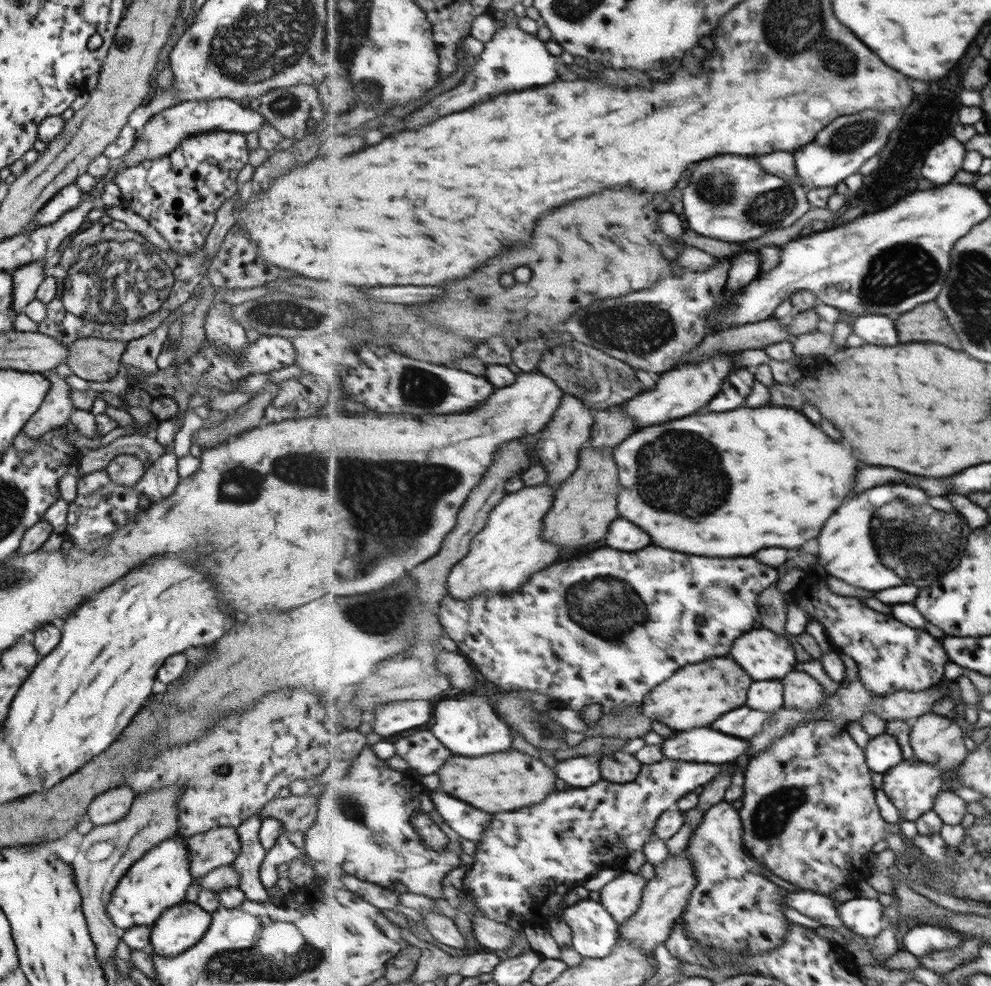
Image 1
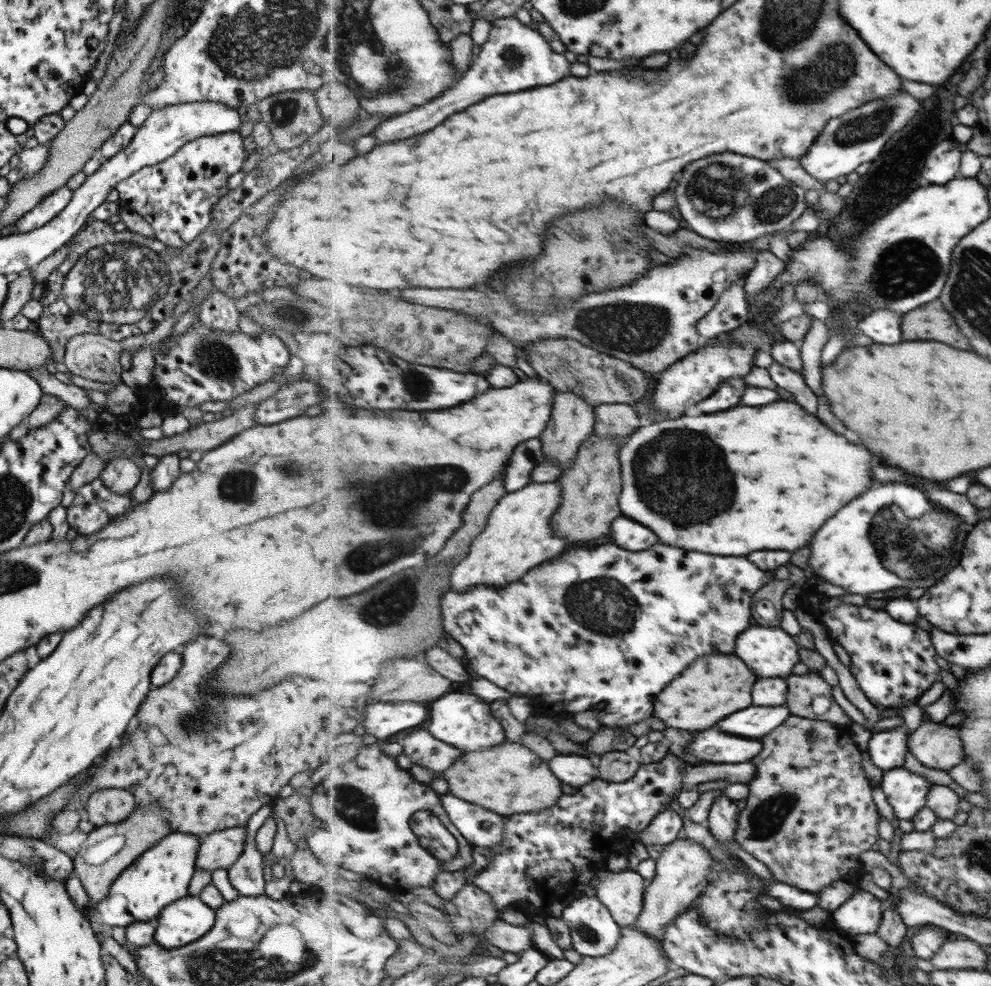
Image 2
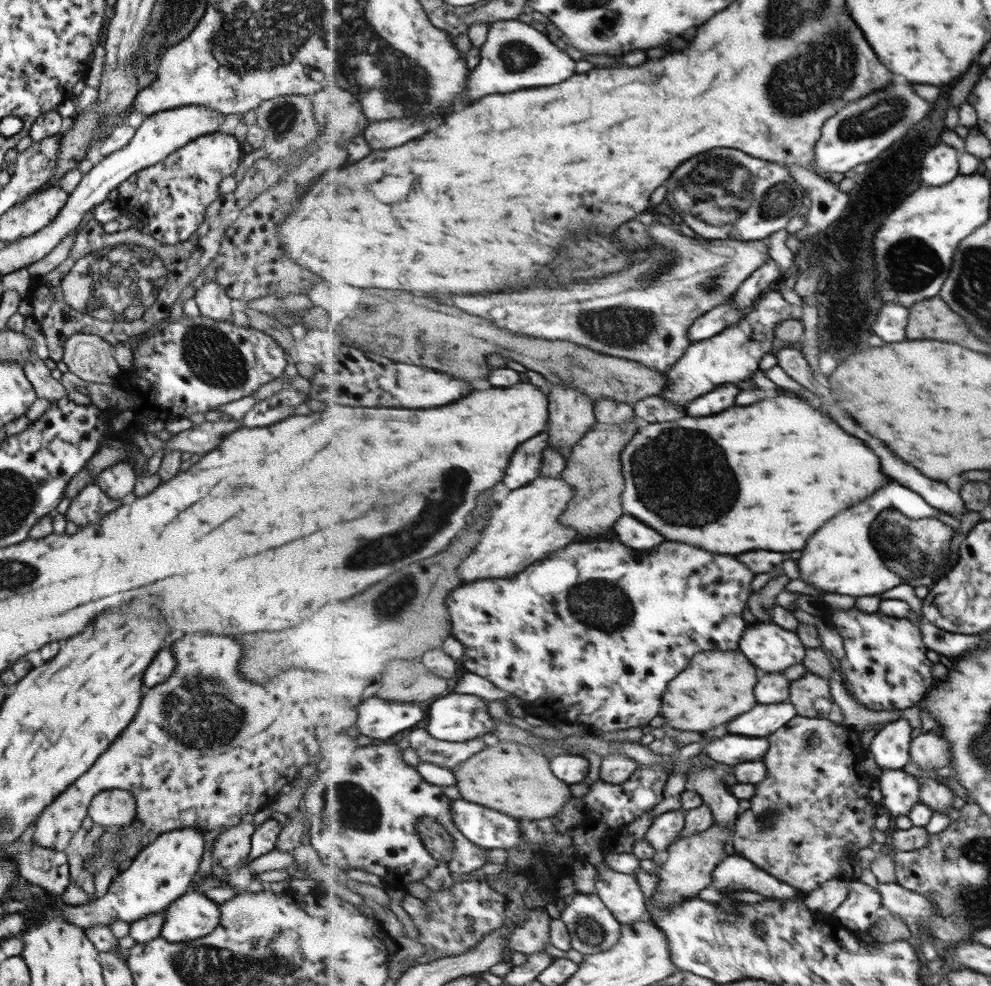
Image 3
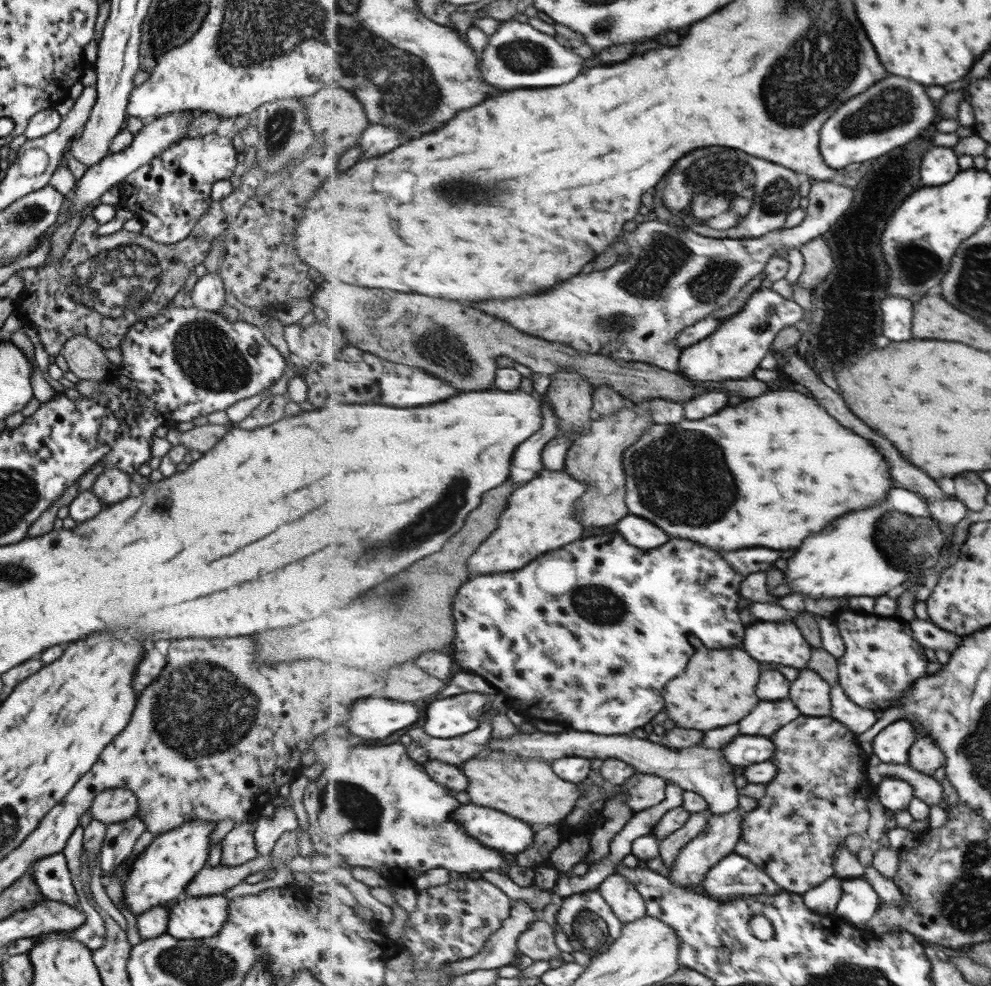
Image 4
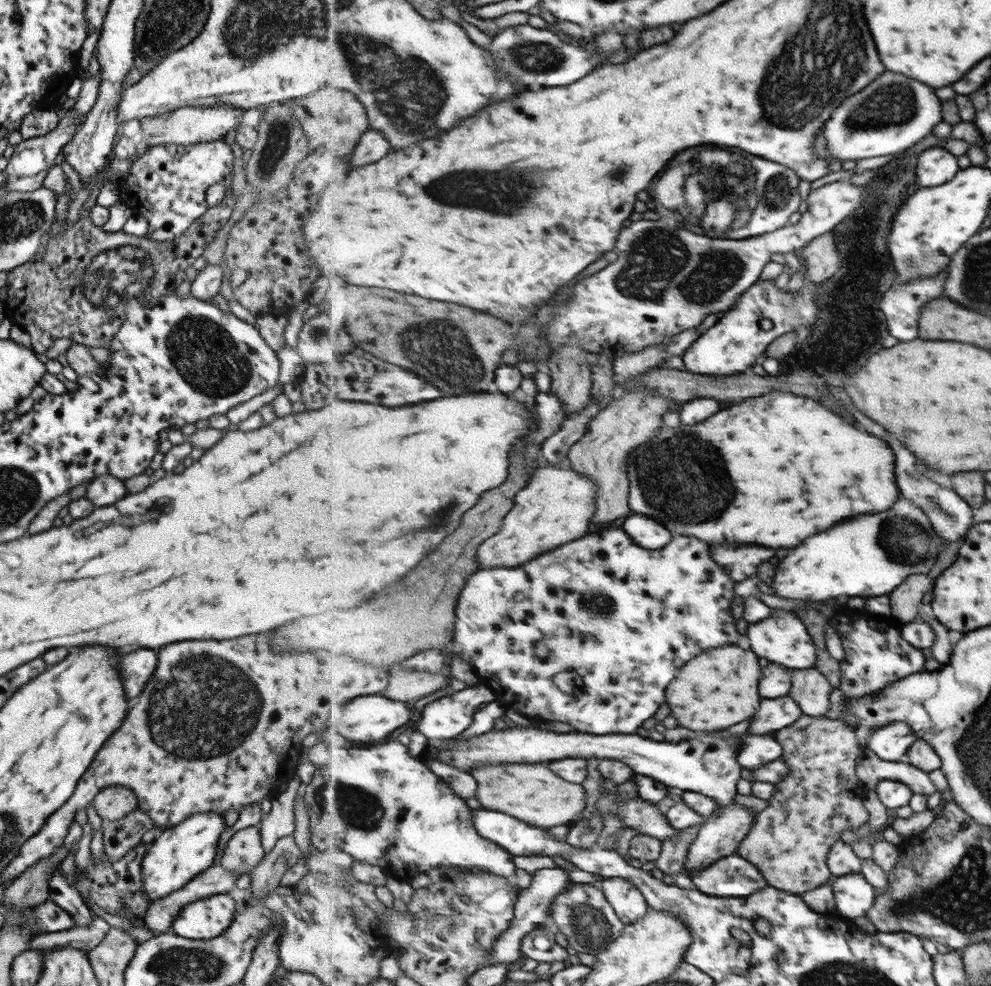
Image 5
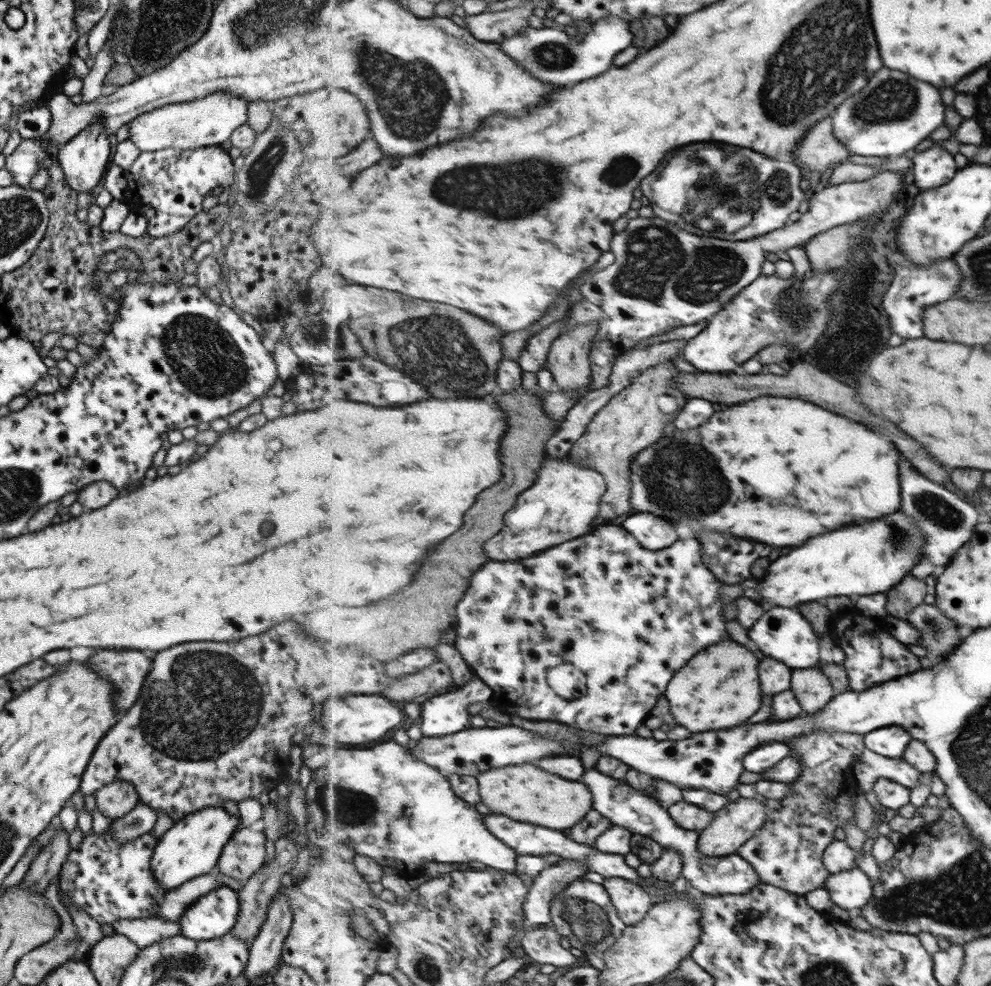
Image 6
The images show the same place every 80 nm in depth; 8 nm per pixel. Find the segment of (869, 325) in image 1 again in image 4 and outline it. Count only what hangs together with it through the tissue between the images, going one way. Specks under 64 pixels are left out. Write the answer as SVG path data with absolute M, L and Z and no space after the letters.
M889 296L881 304L883 308L883 330L885 336L895 342L908 341L913 338L913 318L915 315L915 300L913 298L901 298L901 296Z

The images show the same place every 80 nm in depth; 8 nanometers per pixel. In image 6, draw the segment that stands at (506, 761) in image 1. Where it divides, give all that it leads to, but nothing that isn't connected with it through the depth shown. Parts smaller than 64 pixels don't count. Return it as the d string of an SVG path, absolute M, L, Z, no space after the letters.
M533 764L489 770L476 779L480 785L482 803L492 813L507 816L518 822L537 824L559 831L567 828L571 830L594 809L594 795L584 783L559 778Z

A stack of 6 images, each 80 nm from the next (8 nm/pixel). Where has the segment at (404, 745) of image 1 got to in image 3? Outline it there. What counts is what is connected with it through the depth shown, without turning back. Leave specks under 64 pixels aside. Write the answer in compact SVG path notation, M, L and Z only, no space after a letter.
M425 728L413 730L409 734L409 742L411 742L409 748L415 750L421 763L437 764L453 770L457 764L461 765L471 756L487 748L487 742L483 738L477 738L471 742L447 742L447 740L433 738Z

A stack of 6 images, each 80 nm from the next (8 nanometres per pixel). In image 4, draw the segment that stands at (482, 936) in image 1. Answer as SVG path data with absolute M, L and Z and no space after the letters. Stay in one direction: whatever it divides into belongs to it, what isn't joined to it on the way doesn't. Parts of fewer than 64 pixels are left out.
M545 920L532 922L530 929L521 934L518 945L519 953L533 960L560 961L562 950L556 941L555 929Z

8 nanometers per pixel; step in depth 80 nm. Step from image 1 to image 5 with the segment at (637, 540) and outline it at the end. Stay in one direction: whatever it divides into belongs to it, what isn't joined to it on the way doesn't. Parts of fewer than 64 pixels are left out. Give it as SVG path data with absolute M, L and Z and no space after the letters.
M635 514L627 518L627 522L621 524L621 528L626 530L625 532L631 535L639 546L649 550L665 548L675 537L672 530L663 526L661 522L643 514Z

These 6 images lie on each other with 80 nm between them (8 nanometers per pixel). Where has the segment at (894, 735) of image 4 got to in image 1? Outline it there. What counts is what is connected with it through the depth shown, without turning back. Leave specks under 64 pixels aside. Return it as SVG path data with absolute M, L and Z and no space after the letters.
M883 733L871 738L865 749L870 770L883 776L903 763L903 752L895 736Z

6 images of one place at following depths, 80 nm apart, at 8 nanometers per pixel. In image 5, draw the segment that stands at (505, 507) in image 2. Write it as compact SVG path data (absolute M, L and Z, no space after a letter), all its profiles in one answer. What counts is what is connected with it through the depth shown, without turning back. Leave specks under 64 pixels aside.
M543 462L534 470L529 484L514 498L515 506L507 514L499 534L479 547L480 568L521 566L543 552L585 537L597 512L597 490L598 484L590 475Z

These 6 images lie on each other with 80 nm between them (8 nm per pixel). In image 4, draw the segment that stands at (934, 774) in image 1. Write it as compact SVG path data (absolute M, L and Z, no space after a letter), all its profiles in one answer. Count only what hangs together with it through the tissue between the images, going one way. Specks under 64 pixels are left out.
M887 777L877 785L877 797L884 808L893 814L901 810L910 810L914 801L914 786L905 779Z

